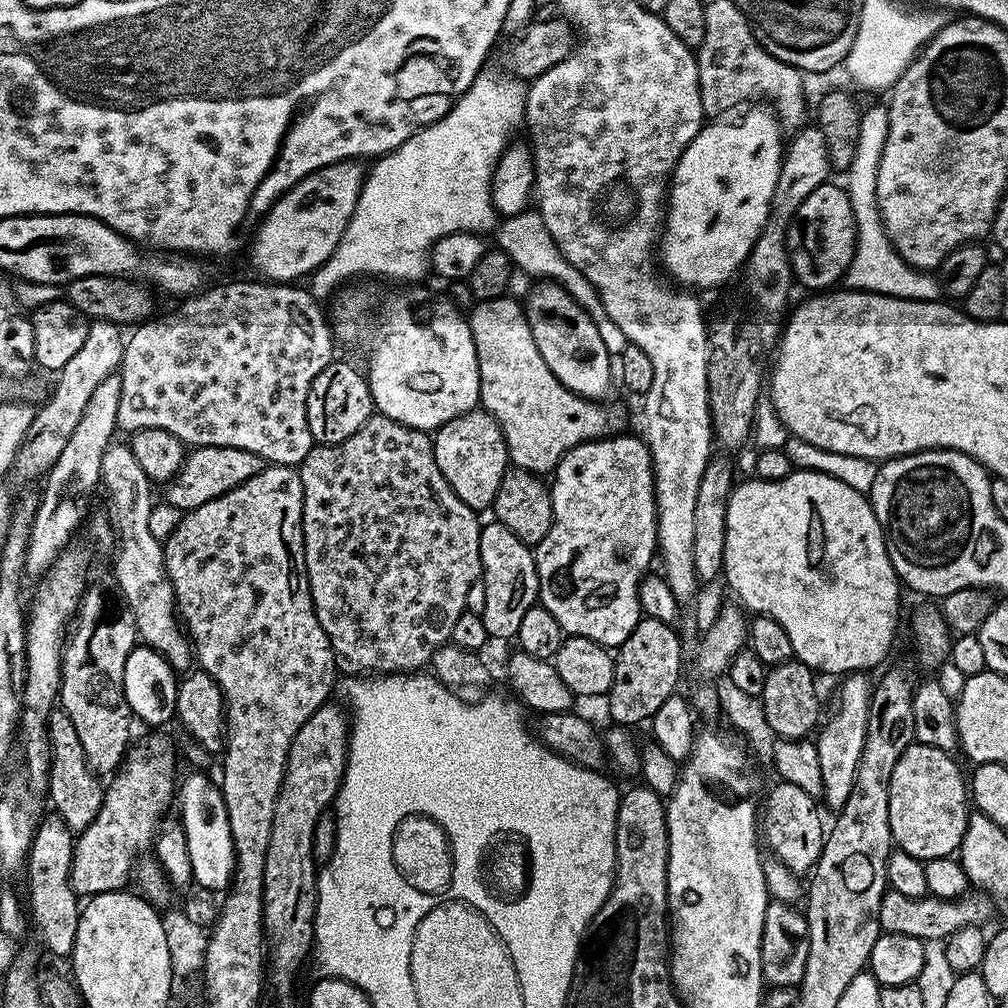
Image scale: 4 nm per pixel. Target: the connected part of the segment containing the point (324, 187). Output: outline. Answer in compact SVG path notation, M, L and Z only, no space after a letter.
M343 160L311 172L302 178L289 192L279 196L271 208L263 213L254 229L252 240L252 264L261 272L259 275L268 282L296 282L299 276L307 277L322 267L334 254L358 202L358 194L364 185L366 168L363 163Z

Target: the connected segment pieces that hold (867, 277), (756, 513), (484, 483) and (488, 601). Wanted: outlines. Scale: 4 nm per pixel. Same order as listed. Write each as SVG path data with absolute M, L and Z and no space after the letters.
M883 103L873 108L865 107L861 111L858 150L854 150L854 162L850 162L842 179L842 187L850 198L850 210L853 211L853 222L856 224L856 249L853 250L853 260L846 275L847 287L857 292L877 292L903 300L939 300L942 296L939 279L927 271L911 268L897 254L880 219L880 207L876 204L876 175L889 130L888 110Z
M794 470L781 480L758 480L749 478L745 484L737 483L732 493L728 495L726 506L726 550L724 551L723 579L728 579L732 592L737 601L749 613L774 618L790 637L792 653L795 659L800 660L815 673L858 674L868 672L876 667L888 654L898 624L898 610L900 608L900 592L902 586L899 577L893 570L889 560L888 541L884 537L882 526L872 509L872 501L865 493L850 490L846 482L838 482L838 478L830 478L821 472L806 472Z
M483 410L466 412L436 429L432 436L432 449L438 470L442 470L442 478L446 478L454 494L458 494L458 498L478 514L483 513L483 508L491 509L498 486L510 467L500 423Z
M499 522L485 523L480 530L480 570L484 584L484 609L479 609L486 634L493 641L515 641L518 626L530 606L538 603L540 587L533 549Z

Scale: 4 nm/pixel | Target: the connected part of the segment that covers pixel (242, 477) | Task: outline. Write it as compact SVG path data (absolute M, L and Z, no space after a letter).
M196 446L185 455L180 469L163 485L163 503L181 510L191 510L236 489L266 467L260 455L230 446Z

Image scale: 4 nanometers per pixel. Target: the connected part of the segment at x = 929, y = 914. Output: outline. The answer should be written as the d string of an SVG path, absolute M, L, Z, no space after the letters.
M888 888L882 898L882 906L878 910L881 933L910 934L925 942L943 941L964 927L984 926L992 916L994 901L991 896L979 890L969 891L959 900L943 900L931 894L918 898L906 898L906 894L898 894L898 890Z

